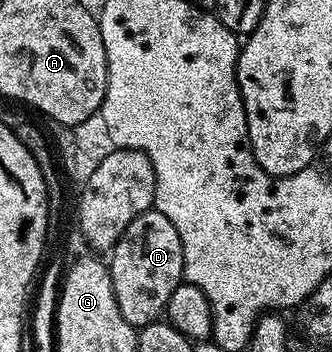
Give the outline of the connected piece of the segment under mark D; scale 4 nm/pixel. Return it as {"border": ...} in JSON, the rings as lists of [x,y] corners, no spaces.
{"border":[[[155,210],[138,214],[112,247],[108,272],[112,275],[114,298],[118,298],[122,318],[137,330],[157,323],[165,315],[175,288],[184,280],[182,238],[178,238],[174,222]]]}

